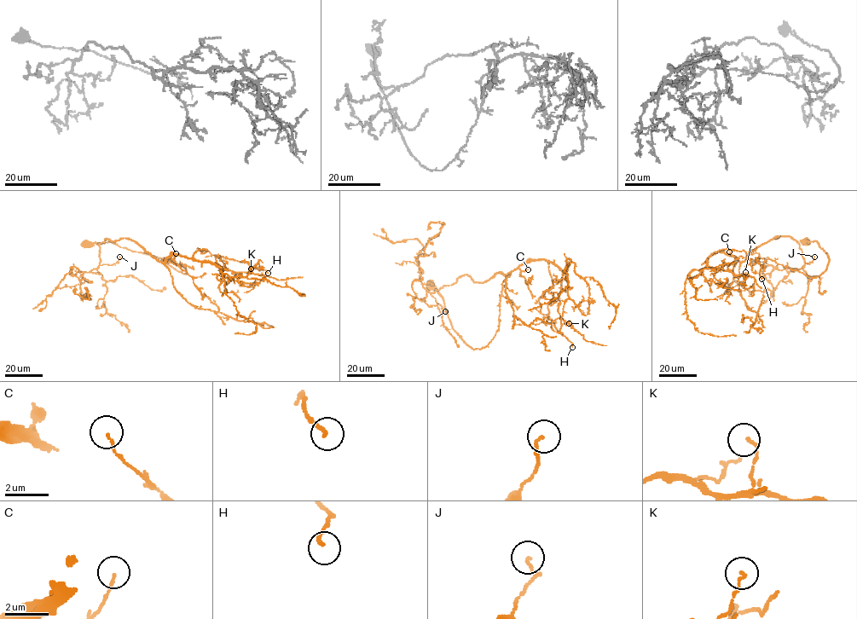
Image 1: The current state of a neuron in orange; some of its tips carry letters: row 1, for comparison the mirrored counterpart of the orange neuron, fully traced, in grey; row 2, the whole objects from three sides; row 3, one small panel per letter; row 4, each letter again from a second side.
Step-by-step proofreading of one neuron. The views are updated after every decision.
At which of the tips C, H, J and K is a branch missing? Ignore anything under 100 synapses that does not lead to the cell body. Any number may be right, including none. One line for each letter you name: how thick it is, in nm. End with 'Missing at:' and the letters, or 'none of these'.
Missing at: none of these

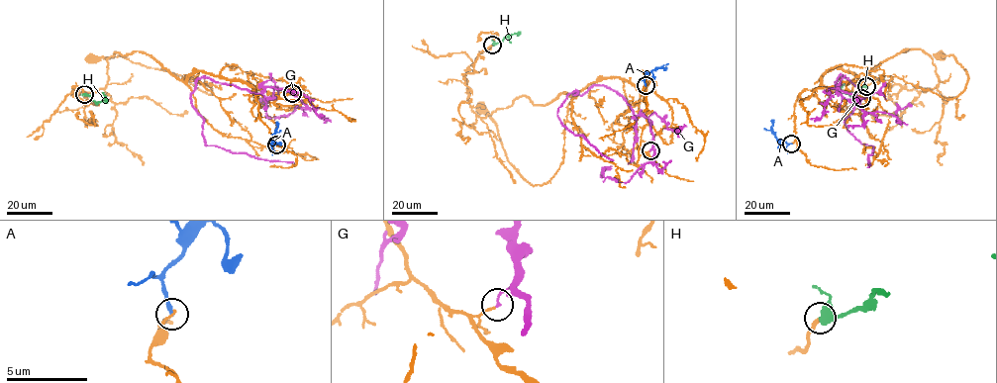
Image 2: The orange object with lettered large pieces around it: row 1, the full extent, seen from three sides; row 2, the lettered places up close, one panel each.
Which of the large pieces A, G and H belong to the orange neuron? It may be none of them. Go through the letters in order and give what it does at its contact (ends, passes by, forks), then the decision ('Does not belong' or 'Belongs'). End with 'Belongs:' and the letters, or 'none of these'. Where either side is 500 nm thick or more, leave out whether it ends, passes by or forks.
A: It ends there. Does not belong
G: It ends there. Does not belong
H: Belongs
Belongs: H

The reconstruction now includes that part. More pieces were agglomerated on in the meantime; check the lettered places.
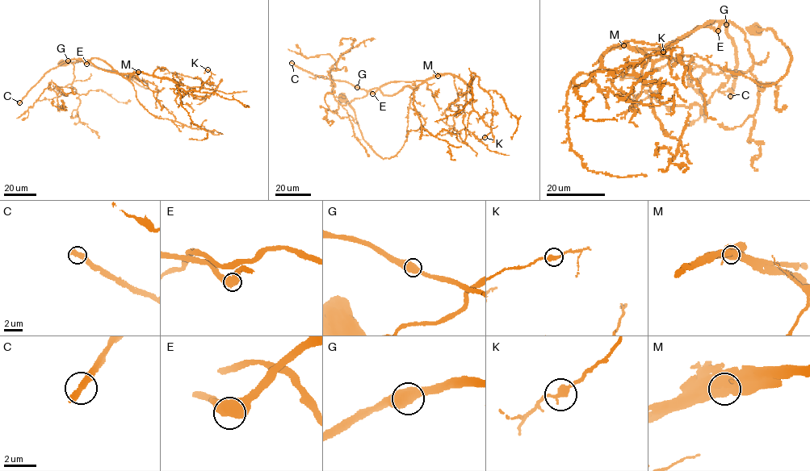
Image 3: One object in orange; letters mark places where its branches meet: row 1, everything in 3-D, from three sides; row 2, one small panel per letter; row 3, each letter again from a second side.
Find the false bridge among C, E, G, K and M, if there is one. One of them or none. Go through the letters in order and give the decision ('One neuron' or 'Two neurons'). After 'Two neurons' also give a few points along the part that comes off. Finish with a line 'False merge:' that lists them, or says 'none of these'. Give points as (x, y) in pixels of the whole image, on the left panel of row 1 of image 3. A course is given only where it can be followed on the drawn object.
C: One neuron
E: One neuron
G: One neuron
K: One neuron
M: Two neurons. Course of the part to remove: (138, 72), (111, 72), (97, 68), (89, 62), (67, 60), (44, 74), (18, 104)
False merge: M

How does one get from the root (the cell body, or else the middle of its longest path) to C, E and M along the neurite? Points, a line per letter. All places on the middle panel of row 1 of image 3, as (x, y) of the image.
C: (342, 99), (376, 154), (394, 156), (407, 139), (413, 89), (404, 85), (384, 95), (291, 63)
E: (342, 99), (364, 139), (390, 158), (407, 139), (413, 89), (372, 93)
M: (342, 99), (354, 110), (364, 139), (376, 154), (390, 158), (407, 139), (411, 94), (418, 85), (438, 76)

